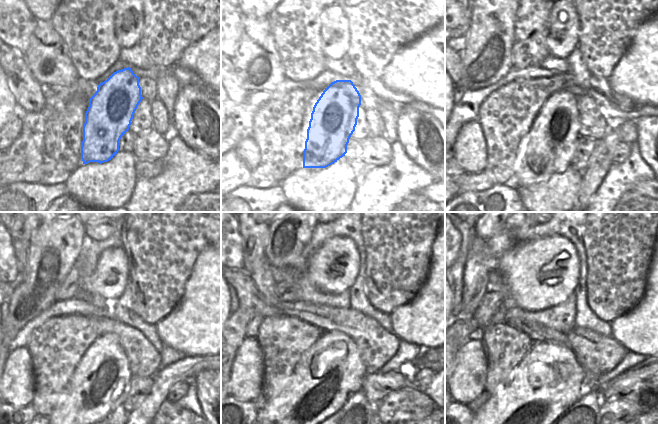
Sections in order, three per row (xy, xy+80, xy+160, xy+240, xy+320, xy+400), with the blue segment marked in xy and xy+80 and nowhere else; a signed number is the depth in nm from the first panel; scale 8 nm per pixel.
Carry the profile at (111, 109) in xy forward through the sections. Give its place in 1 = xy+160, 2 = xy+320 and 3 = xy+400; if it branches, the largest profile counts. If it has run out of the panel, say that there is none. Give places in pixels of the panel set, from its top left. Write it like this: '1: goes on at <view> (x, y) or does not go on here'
1: goes on at xy+160 (548, 148)
2: goes on at xy+320 (331, 370)
3: goes on at xy+400 (549, 379)

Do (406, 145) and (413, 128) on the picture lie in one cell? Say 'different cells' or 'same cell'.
different cells

